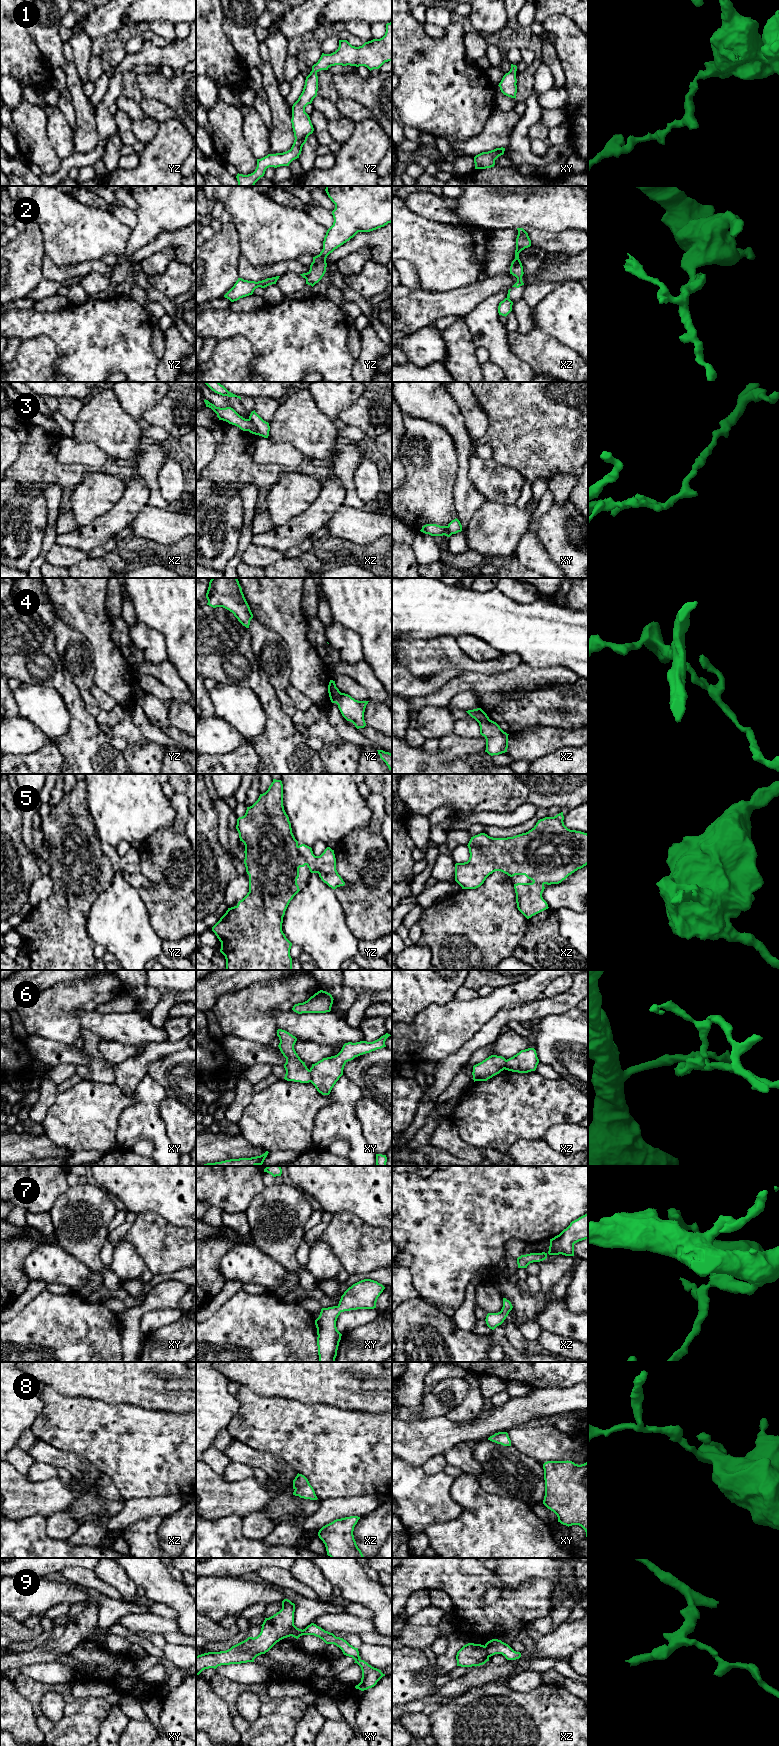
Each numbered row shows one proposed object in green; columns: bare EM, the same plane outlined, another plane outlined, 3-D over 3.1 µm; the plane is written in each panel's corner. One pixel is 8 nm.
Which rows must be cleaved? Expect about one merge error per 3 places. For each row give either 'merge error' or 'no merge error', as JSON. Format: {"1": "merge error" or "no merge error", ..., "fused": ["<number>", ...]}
{"1": "no merge error", "2": "merge error", "3": "merge error", "4": "merge error", "5": "no merge error", "6": "merge error", "7": "no merge error", "8": "no merge error", "9": "merge error", "fused": ["2", "3", "4", "6", "9"]}

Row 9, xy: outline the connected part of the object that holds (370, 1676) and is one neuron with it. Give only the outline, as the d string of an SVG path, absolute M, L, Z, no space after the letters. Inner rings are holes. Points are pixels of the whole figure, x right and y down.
M314 1623L308 1625L305 1629L299 1629L295 1625L291 1630L291 1636L298 1639L302 1635L314 1635L322 1639L326 1644L334 1644L339 1647L343 1654L352 1657L362 1670L361 1682L355 1686L356 1689L361 1691L374 1687L377 1682L385 1676L381 1670L372 1667L359 1656L358 1648L350 1645L346 1640L336 1637L333 1633L325 1631Z

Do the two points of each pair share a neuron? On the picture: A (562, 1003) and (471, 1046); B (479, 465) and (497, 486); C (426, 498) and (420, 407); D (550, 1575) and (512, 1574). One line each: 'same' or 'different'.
A: same
B: same
C: different
D: same

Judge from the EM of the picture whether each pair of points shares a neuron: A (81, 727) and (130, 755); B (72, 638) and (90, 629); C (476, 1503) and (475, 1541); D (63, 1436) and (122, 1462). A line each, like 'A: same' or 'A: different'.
A: different
B: different
C: same
D: same

